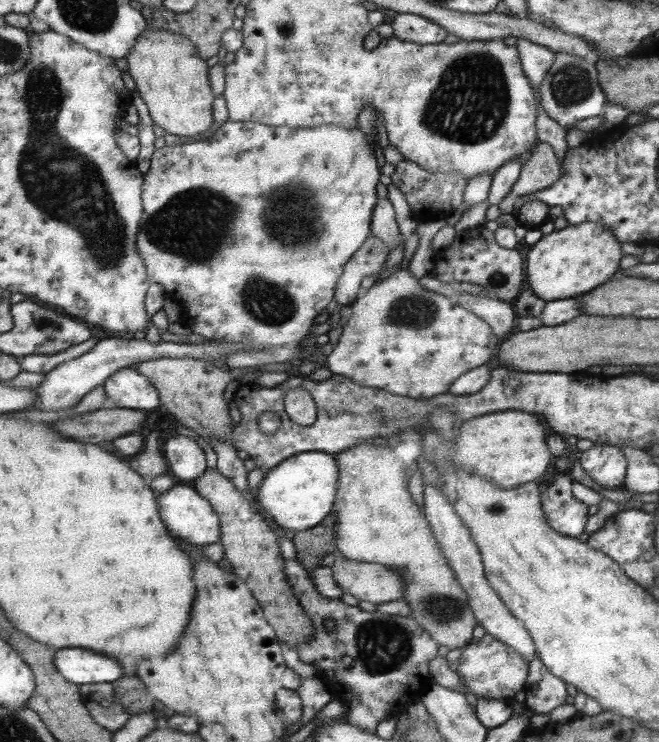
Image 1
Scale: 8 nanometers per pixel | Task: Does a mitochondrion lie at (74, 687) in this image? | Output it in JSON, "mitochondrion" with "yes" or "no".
{"mitochondrion":"no"}

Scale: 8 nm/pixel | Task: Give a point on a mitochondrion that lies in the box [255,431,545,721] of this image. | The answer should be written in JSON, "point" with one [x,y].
{"point":[381,645]}

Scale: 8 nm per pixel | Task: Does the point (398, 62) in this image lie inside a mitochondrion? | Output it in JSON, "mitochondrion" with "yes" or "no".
{"mitochondrion":"no"}

